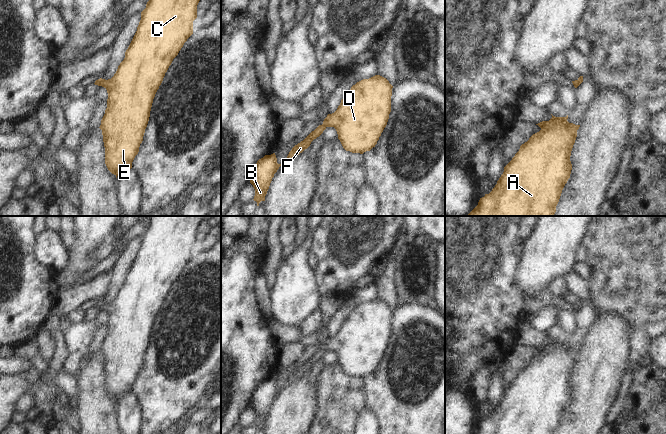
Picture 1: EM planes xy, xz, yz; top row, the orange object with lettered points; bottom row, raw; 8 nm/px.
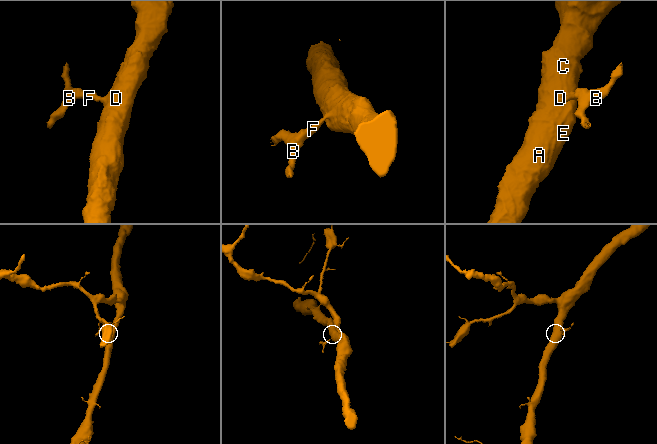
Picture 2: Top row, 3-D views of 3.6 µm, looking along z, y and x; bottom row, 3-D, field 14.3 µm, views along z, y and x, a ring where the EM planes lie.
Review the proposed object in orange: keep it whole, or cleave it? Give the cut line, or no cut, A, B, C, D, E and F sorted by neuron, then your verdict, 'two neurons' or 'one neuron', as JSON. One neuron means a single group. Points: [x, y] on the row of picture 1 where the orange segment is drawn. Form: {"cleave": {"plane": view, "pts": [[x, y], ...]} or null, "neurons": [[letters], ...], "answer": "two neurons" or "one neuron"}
{"cleave": null, "neurons": [["A", "B", "C", "D", "E", "F"]], "answer": "one neuron"}

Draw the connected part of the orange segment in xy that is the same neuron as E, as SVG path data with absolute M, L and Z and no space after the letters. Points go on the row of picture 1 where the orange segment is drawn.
M149 0L141 12L137 31L125 52L125 58L111 79L98 79L95 85L107 90L107 108L101 120L103 142L105 147L105 164L108 170L117 176L132 168L132 162L139 152L147 127L153 99L161 85L165 73L173 59L178 55L187 39L193 34L193 21L197 18L197 5L200 0Z

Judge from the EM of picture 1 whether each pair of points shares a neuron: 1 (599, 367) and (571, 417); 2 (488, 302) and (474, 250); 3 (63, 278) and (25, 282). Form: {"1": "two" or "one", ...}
{"1": "one", "2": "one", "3": "two"}

